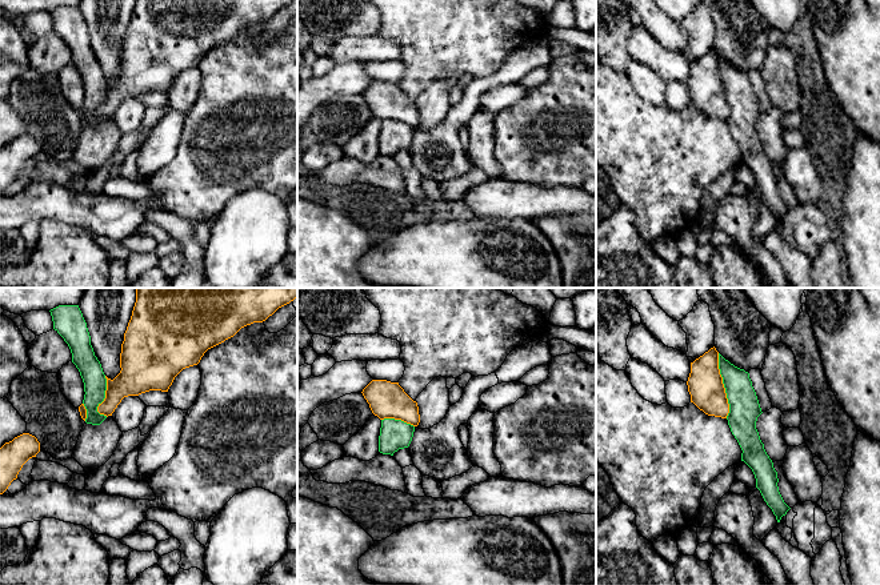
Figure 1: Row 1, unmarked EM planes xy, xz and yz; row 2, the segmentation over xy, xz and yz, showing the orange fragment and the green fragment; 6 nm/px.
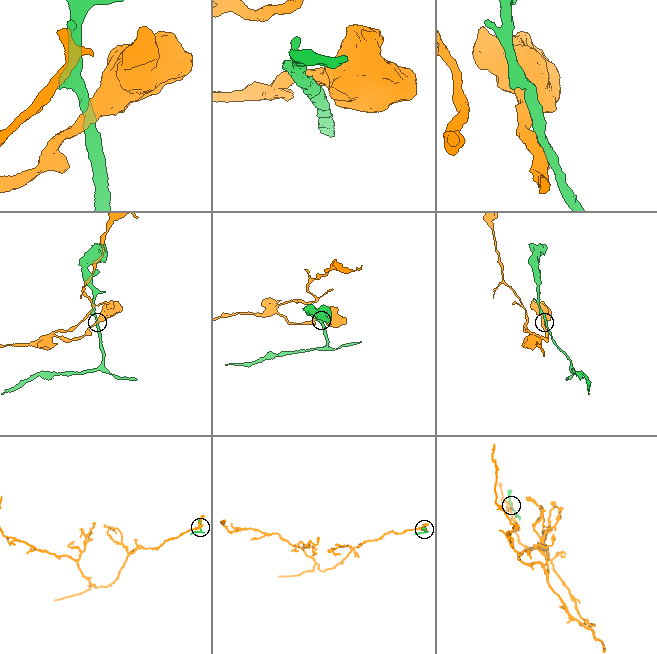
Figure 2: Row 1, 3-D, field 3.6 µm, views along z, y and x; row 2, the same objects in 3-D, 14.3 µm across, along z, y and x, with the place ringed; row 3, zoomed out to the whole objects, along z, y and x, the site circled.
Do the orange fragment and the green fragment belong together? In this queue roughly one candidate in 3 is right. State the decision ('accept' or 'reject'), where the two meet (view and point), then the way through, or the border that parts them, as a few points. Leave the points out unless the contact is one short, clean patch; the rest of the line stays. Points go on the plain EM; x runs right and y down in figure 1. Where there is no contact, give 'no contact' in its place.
reject; contact yz (723, 87); border yz (718, 55), (718, 69), (728, 105), (727, 119)

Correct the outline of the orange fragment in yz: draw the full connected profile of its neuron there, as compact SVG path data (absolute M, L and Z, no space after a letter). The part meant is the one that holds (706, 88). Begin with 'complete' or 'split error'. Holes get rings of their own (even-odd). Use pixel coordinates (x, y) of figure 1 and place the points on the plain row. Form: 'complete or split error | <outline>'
complete | M711 49L691 64L687 83L691 104L708 117L727 120L729 105L719 71L719 53Z

